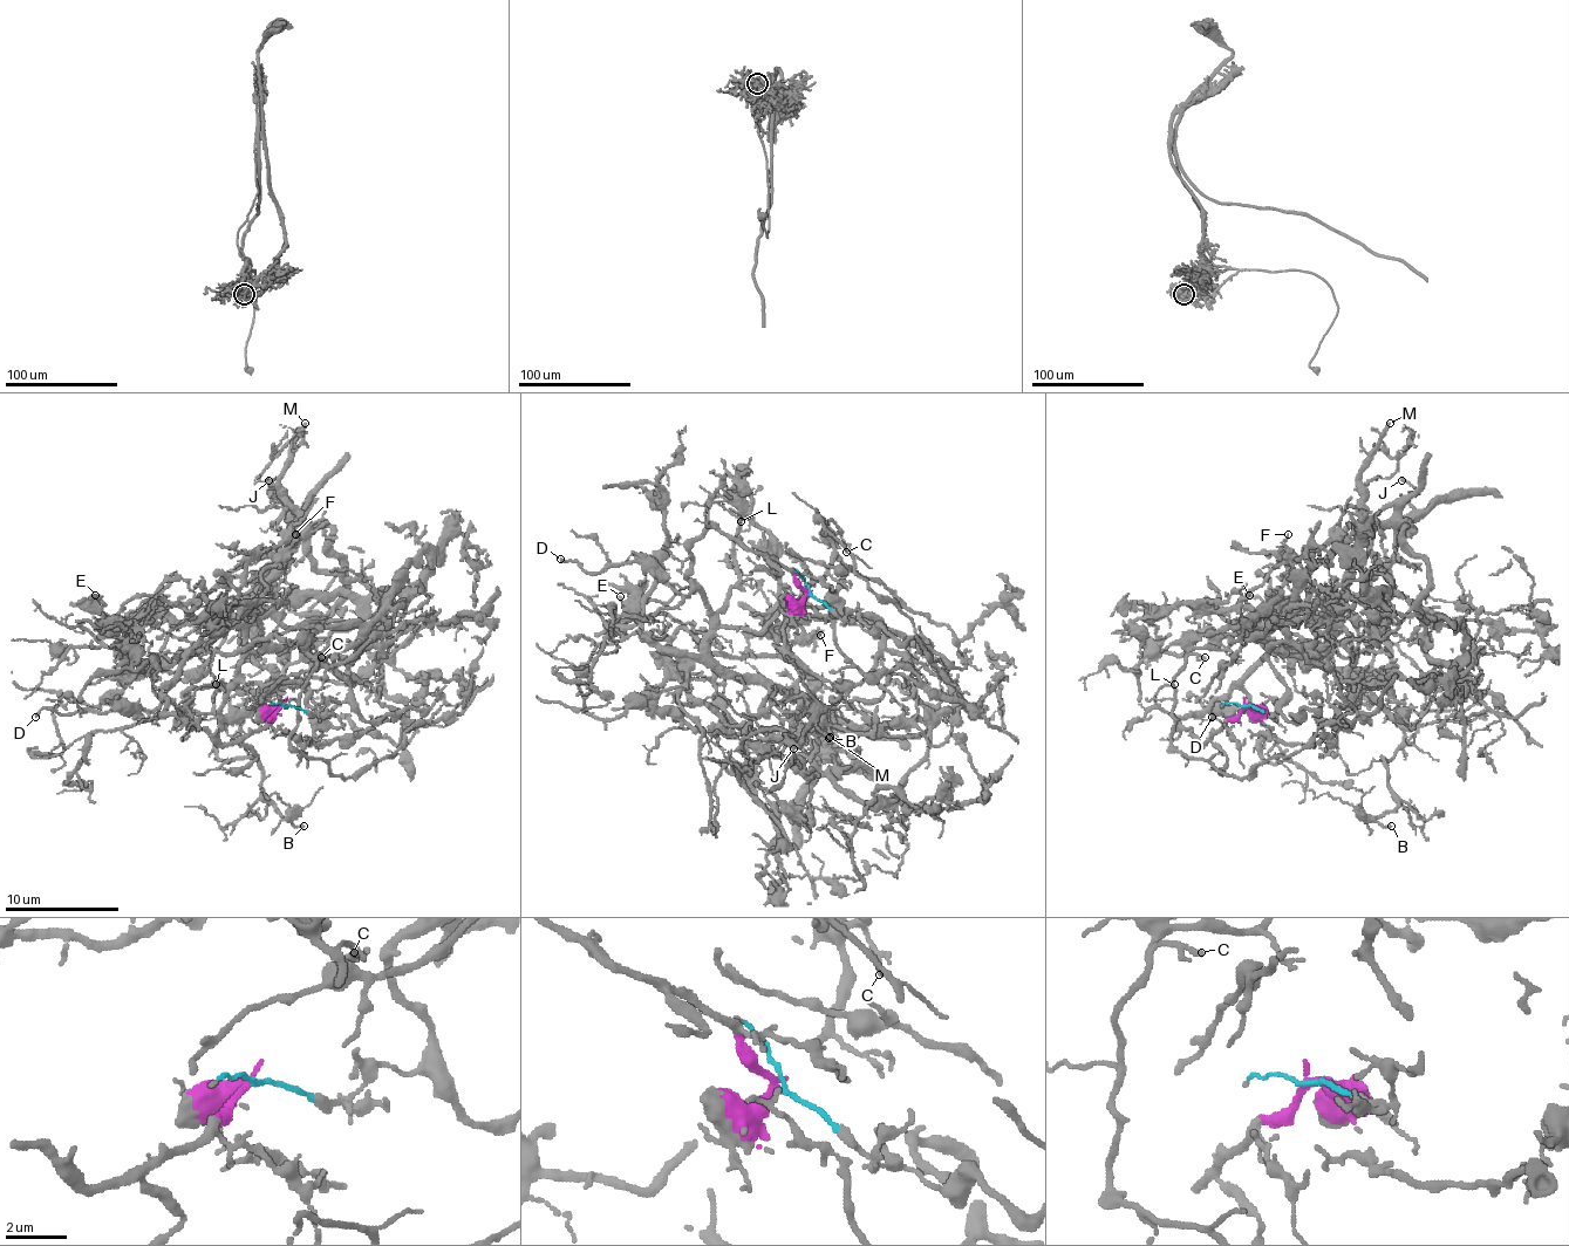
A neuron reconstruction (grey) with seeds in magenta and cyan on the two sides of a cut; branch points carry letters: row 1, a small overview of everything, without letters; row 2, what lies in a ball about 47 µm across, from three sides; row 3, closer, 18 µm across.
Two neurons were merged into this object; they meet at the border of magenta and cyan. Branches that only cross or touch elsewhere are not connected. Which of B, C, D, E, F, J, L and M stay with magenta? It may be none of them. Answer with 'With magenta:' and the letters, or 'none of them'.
With magenta: B, C, D, E, F, J, L

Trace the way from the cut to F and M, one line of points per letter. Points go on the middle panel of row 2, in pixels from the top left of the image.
F: (810, 593), (710, 527), (690, 550), (688, 581), (718, 663), (818, 712), (816, 683), (790, 649), (821, 635)
M: (810, 593), (920, 649), (909, 683), (926, 728), (870, 737), (804, 709), (830, 737)

